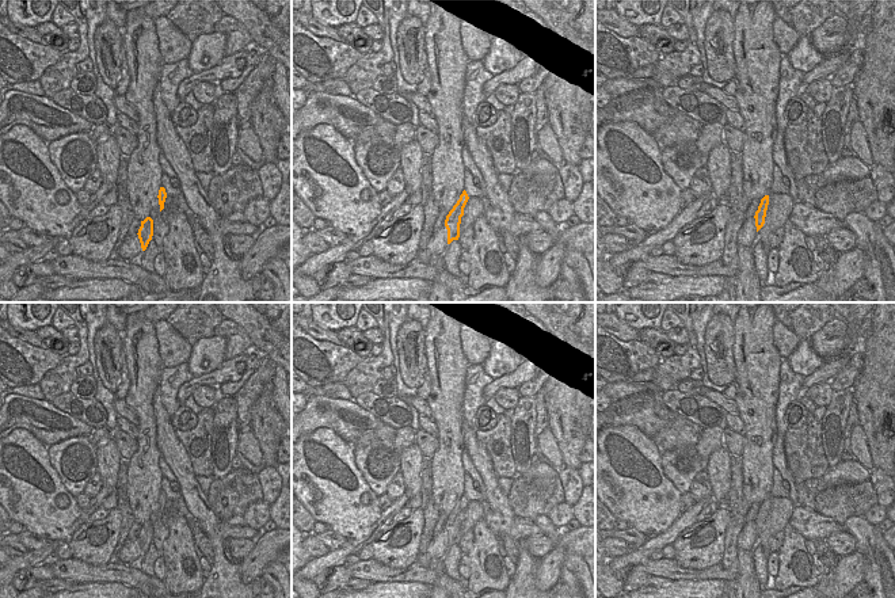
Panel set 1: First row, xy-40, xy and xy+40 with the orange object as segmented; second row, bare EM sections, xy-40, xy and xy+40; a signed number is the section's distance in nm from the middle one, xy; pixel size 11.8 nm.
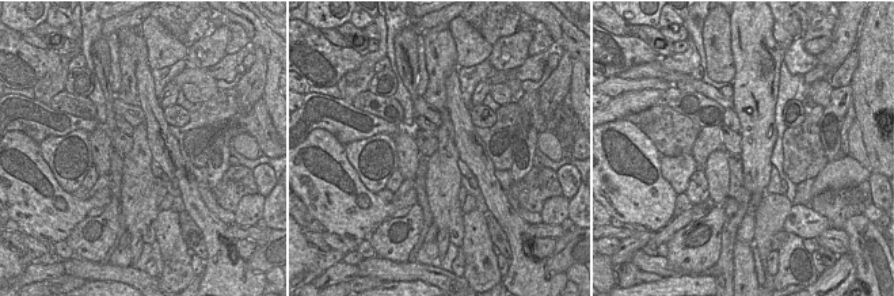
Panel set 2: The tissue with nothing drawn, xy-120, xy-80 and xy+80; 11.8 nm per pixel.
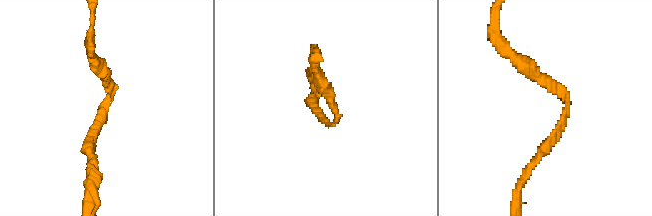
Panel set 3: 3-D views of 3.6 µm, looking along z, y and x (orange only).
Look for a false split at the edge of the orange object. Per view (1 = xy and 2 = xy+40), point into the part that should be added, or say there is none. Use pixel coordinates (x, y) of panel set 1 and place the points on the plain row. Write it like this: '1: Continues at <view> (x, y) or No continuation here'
1: No continuation here
2: No continuation here

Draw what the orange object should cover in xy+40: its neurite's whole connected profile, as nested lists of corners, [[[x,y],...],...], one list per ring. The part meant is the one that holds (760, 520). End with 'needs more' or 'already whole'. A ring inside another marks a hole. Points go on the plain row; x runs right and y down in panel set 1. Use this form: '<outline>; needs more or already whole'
[[[765,499],[761,503],[761,507],[758,510],[758,514],[755,515],[755,530],[757,530],[757,536],[763,530],[765,527],[765,521],[766,521],[766,514],[768,514],[768,509],[769,509],[769,499]]]; already whole

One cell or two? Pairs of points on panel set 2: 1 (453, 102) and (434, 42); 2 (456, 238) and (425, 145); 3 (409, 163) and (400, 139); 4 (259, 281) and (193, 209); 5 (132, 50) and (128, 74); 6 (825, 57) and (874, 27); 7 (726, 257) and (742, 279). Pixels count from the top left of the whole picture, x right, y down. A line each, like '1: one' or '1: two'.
1: two
2: two
3: one
4: one
5: one
6: two
7: two

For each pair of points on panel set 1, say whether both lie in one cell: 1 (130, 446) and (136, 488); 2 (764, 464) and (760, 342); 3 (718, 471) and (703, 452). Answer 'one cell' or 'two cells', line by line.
1: two cells
2: one cell
3: two cells

